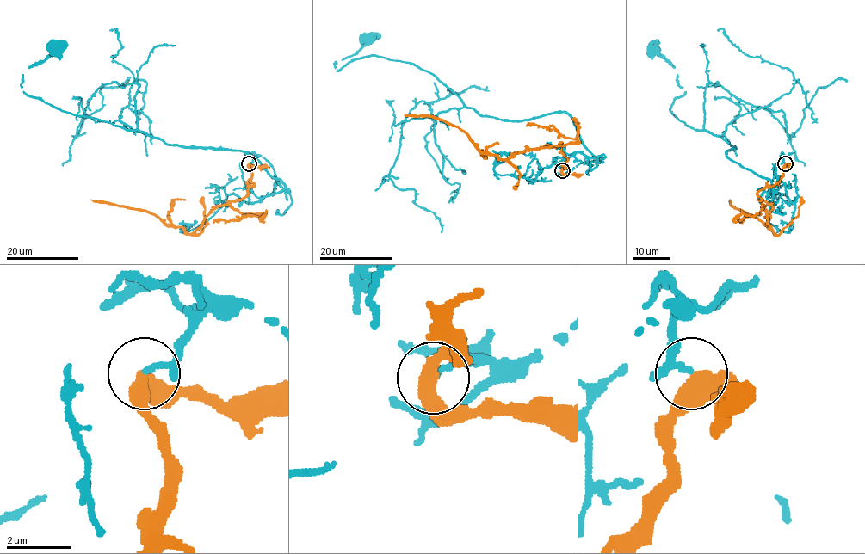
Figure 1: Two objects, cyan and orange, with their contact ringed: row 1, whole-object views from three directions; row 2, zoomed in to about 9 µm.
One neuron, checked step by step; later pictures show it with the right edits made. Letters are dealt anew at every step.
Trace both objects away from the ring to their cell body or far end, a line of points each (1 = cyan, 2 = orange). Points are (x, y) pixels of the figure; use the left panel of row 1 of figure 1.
1: (249, 163), (263, 156), (288, 190), (240, 150), (169, 145), (29, 96), (22, 75), (56, 51)
2: (249, 163), (253, 184), (247, 194), (217, 206), (191, 233), (142, 210), (91, 200)

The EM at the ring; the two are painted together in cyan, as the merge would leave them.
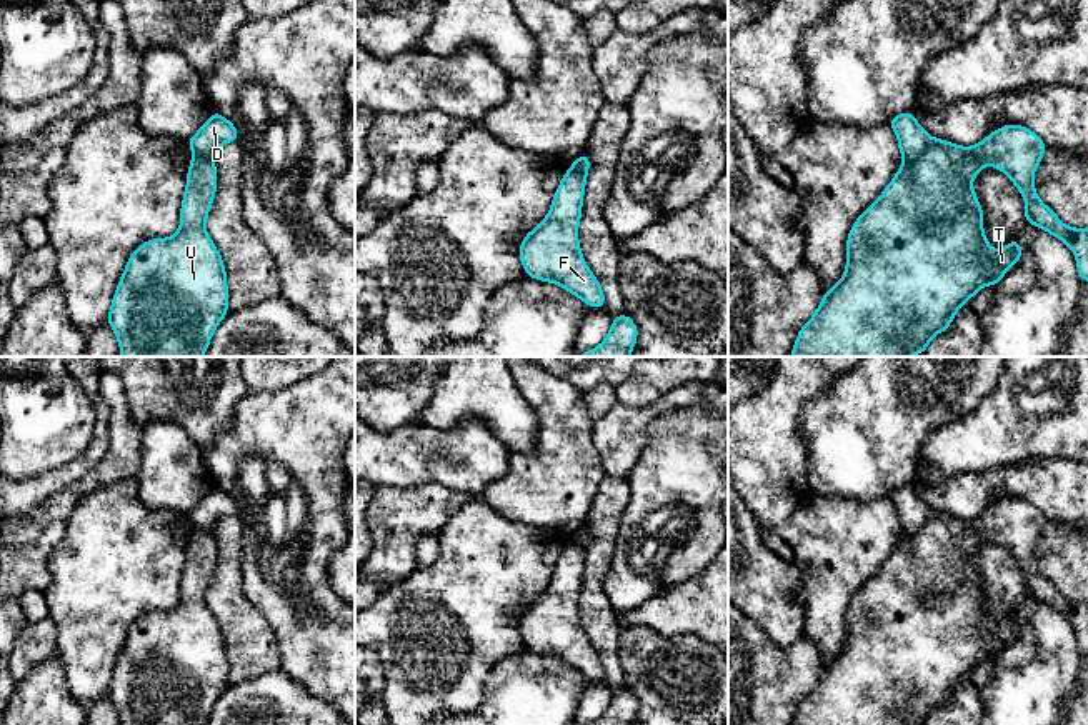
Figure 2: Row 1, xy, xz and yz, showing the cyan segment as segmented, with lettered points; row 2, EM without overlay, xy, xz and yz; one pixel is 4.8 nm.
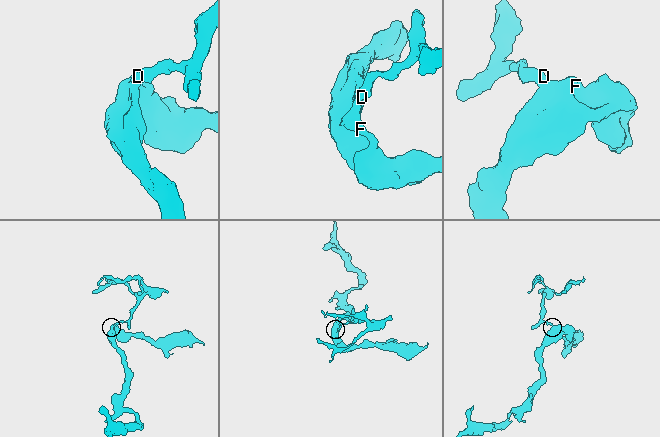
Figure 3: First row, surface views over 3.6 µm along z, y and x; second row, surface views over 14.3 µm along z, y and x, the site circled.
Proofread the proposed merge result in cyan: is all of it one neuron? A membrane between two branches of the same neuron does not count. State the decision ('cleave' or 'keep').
cleave

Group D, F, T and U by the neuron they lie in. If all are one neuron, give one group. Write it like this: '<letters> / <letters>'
D / F T U

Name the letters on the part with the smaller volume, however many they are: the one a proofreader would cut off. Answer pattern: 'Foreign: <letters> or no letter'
Foreign: D

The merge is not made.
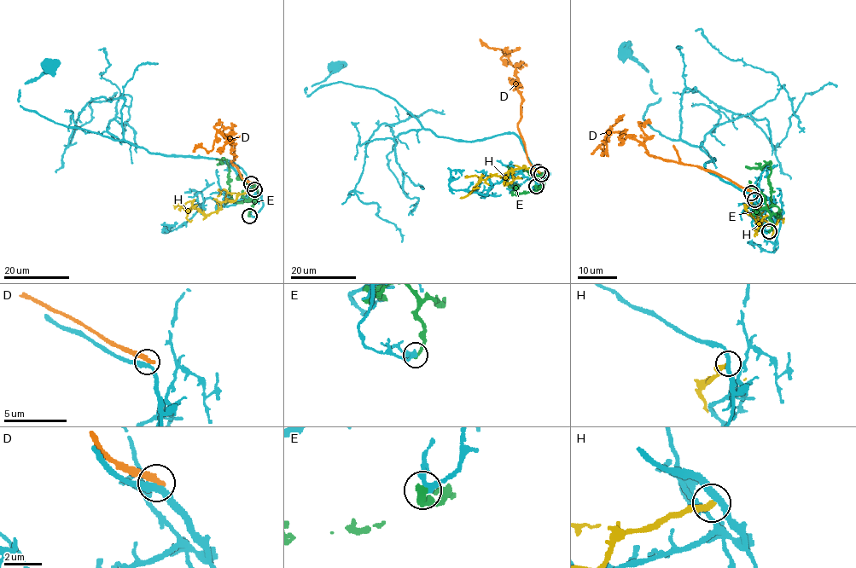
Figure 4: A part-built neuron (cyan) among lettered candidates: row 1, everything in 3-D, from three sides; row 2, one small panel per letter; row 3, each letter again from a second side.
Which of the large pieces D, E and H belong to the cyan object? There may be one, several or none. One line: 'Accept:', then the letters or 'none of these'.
Accept: none of these

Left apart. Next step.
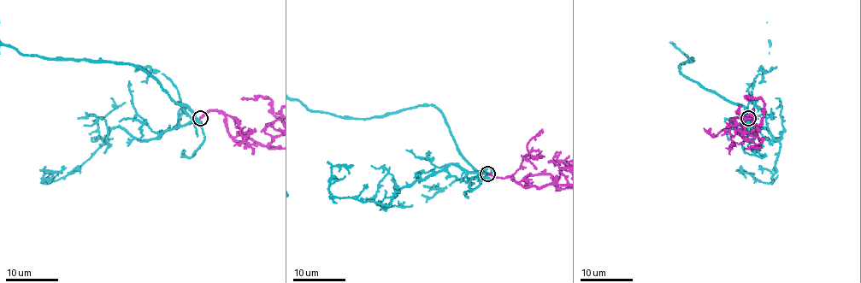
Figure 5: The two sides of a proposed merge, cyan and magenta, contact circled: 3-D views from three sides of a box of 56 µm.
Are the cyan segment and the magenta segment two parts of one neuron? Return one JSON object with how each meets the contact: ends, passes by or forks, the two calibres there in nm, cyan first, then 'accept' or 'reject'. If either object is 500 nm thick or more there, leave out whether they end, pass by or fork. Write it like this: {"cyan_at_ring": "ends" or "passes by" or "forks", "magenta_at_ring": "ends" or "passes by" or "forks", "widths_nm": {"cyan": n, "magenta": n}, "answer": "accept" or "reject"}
{"cyan_at_ring": "passes by", "magenta_at_ring": "ends", "widths_nm": {"cyan": 280, "magenta": 240}, "answer": "accept"}

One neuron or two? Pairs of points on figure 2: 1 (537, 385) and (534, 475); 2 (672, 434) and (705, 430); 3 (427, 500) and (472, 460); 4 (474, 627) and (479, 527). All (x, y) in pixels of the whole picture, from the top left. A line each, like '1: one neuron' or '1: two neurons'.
1: one neuron
2: one neuron
3: two neurons
4: one neuron

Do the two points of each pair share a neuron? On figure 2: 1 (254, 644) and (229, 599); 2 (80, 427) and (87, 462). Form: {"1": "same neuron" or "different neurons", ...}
{"1": "same neuron", "2": "different neurons"}

